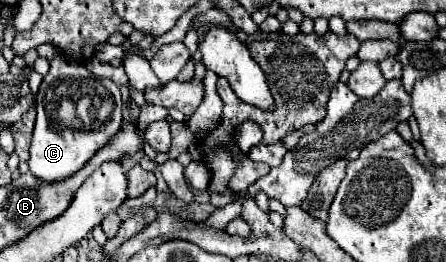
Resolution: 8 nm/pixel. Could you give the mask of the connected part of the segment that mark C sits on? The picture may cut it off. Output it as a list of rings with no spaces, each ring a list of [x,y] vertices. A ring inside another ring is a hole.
[[[55,56],[51,60],[51,70],[43,78],[35,108],[37,108],[37,122],[33,130],[33,140],[29,148],[29,170],[33,176],[45,180],[45,182],[57,182],[61,178],[67,178],[69,174],[75,174],[93,154],[105,146],[105,142],[121,128],[123,100],[119,86],[109,78],[97,78],[93,76],[83,64],[67,58],[67,56]],[[61,98],[67,98],[75,102],[79,126],[65,126],[61,124],[59,116],[55,116],[55,110],[59,108]]]

